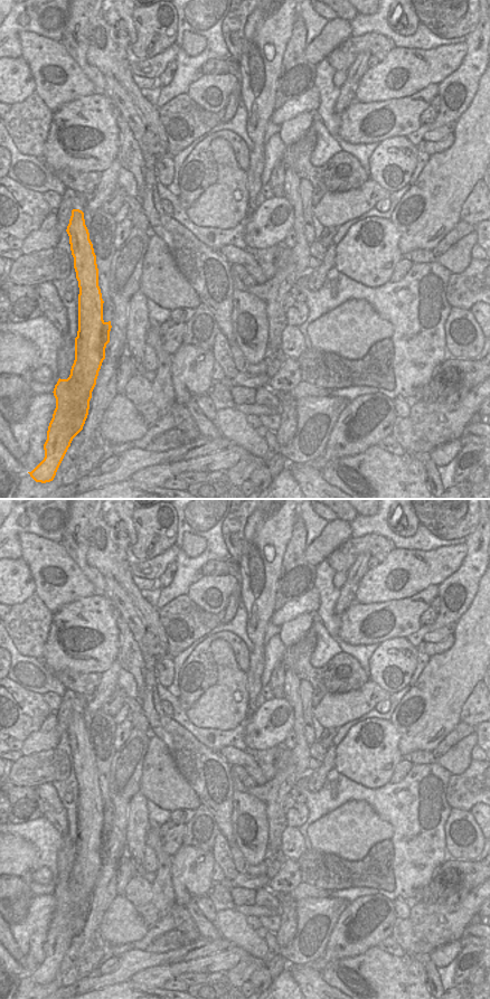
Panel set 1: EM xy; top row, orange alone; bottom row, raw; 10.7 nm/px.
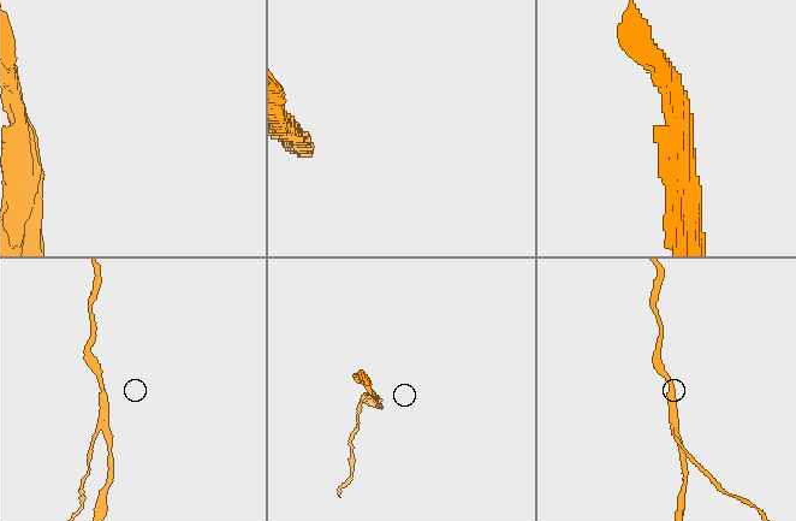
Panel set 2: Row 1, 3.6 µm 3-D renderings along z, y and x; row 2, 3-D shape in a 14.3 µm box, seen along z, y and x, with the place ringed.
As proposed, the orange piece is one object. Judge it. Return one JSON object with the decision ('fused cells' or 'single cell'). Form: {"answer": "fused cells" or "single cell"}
{"answer": "fused cells"}

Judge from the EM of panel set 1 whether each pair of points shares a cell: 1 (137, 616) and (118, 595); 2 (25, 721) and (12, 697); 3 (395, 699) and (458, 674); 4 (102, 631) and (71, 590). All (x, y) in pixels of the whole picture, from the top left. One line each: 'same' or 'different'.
1: same
2: same
3: different
4: different

